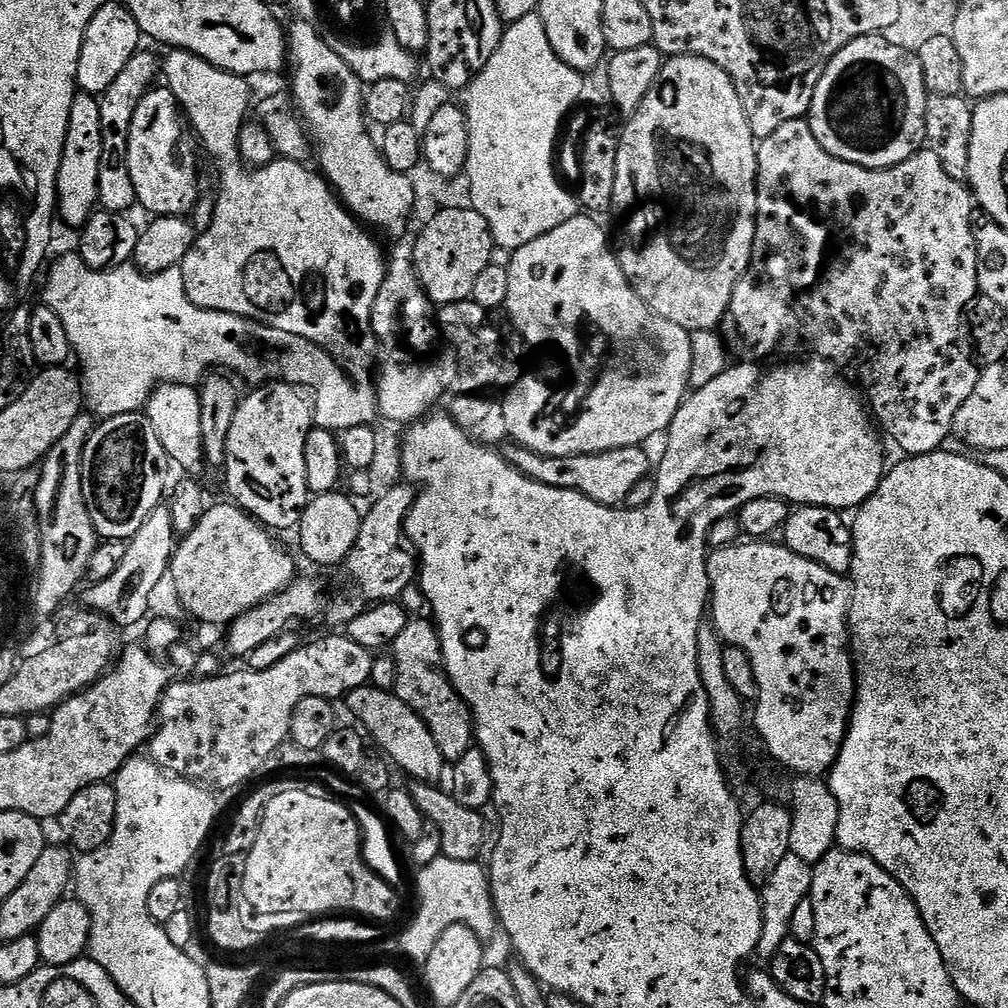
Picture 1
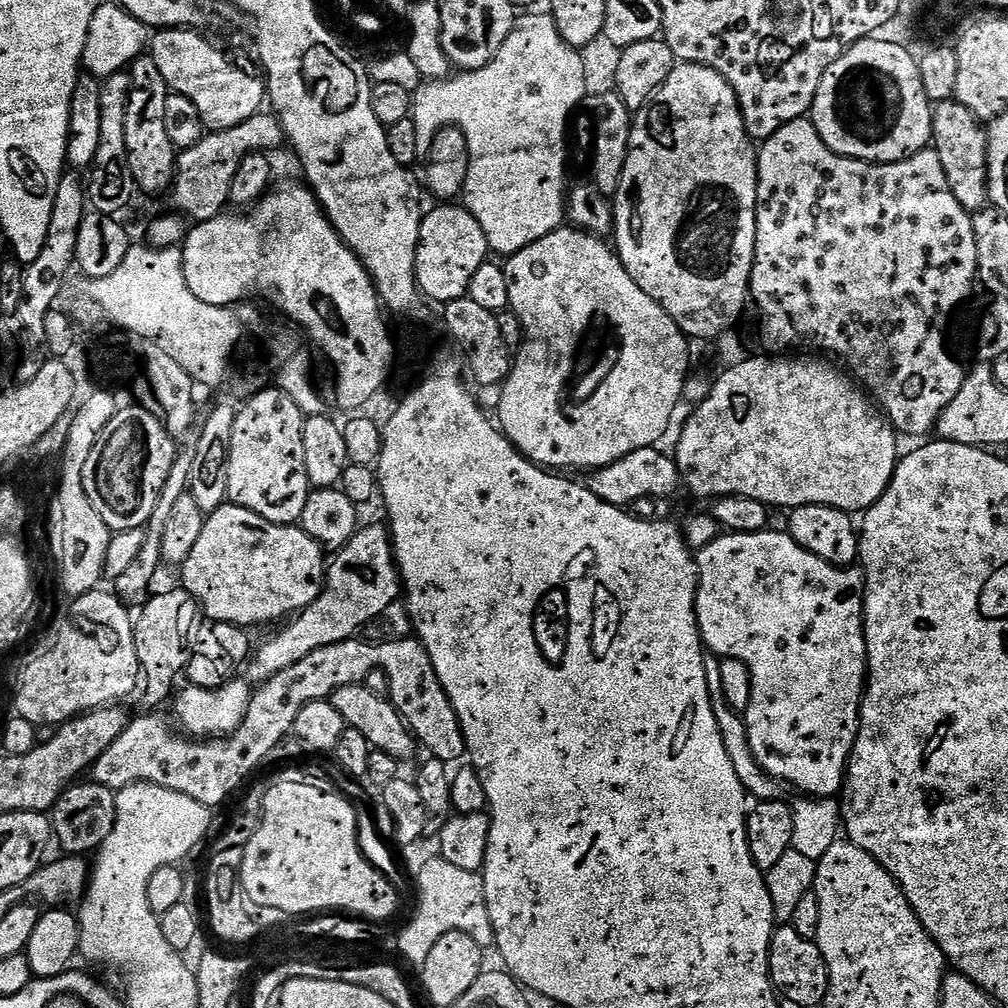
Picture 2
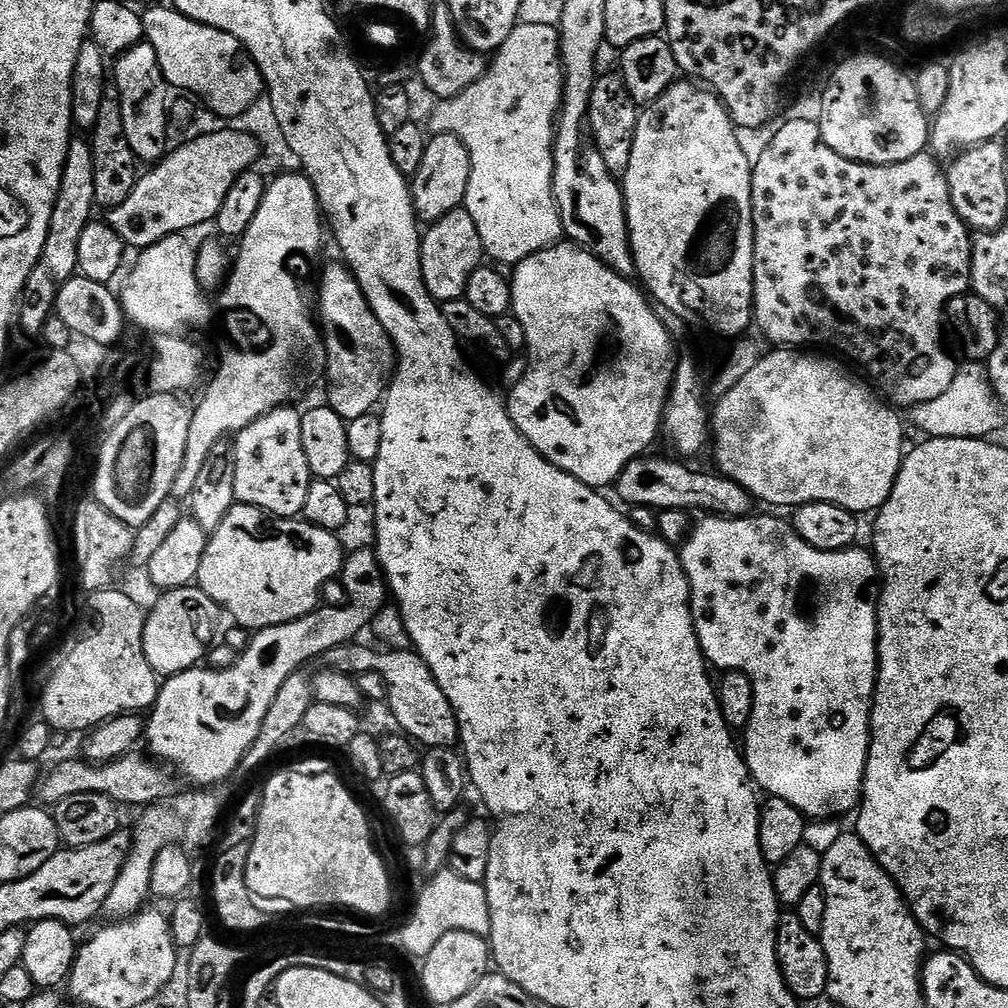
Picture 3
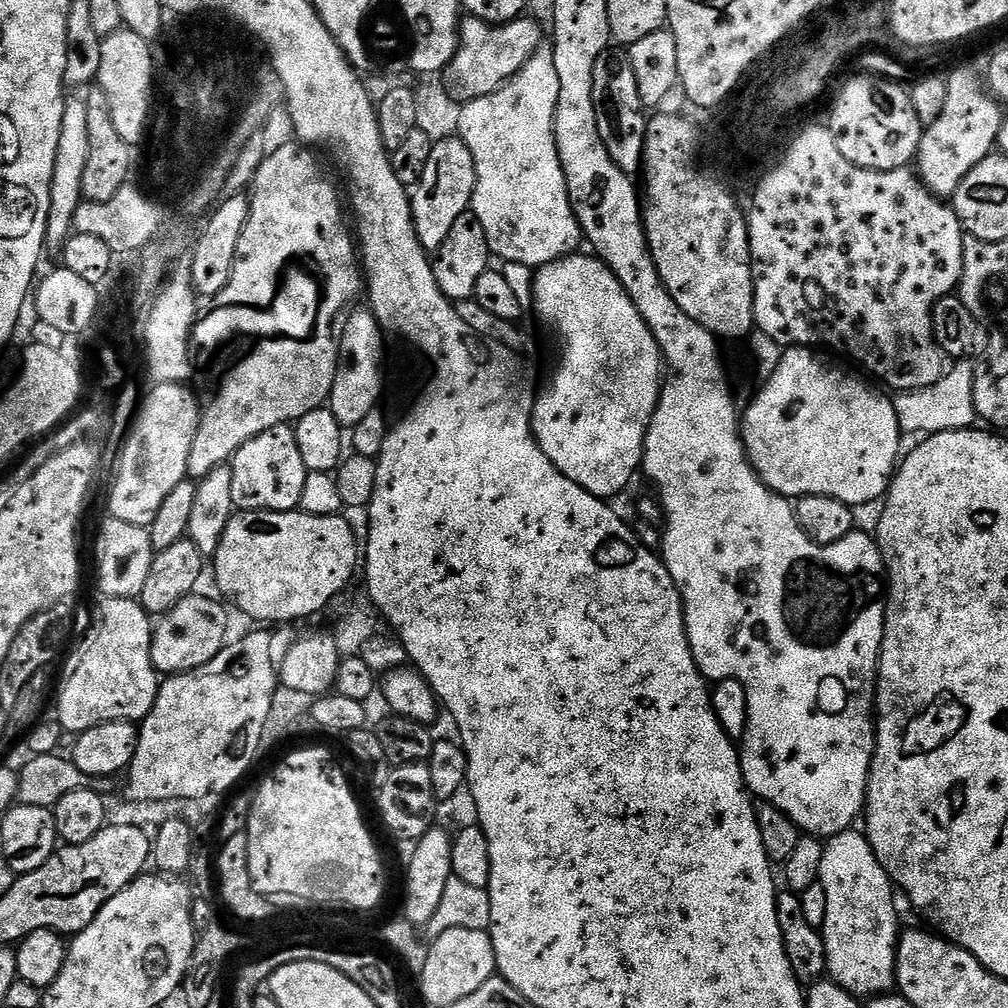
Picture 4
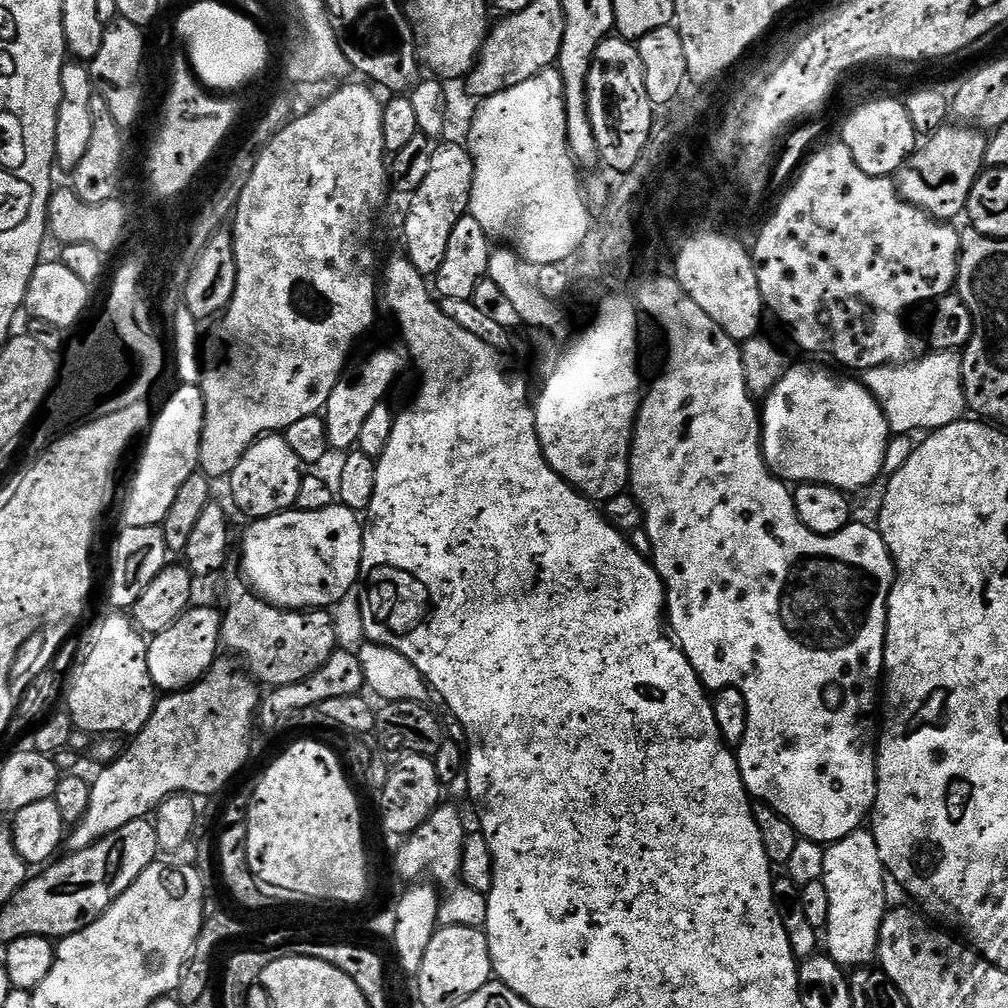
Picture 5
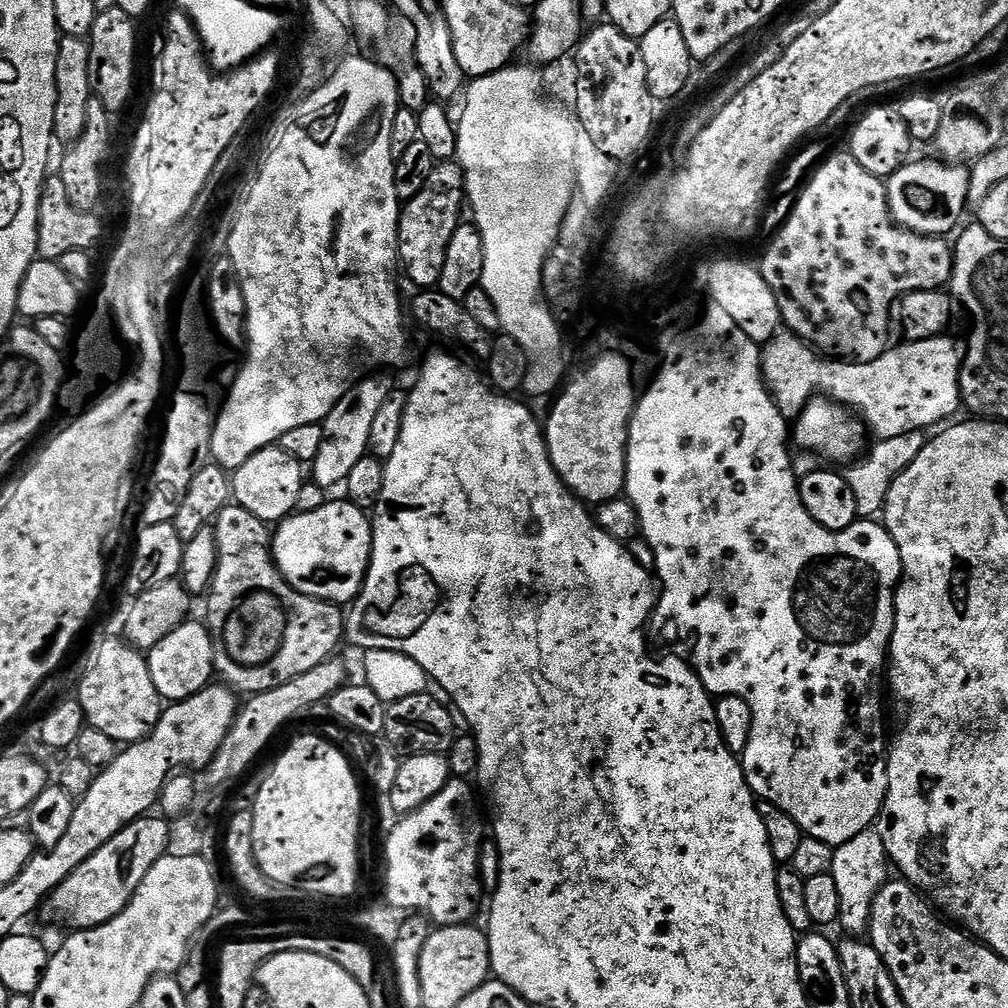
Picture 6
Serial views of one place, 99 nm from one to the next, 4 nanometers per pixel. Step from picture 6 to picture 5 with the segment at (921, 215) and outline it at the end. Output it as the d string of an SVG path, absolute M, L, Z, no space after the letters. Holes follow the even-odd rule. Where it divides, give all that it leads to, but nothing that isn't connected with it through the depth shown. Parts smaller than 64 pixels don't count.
M942 127L927 137L894 177L894 183L906 202L945 222L965 215L970 190L986 168L984 159L989 142L989 137L979 128L952 127Z

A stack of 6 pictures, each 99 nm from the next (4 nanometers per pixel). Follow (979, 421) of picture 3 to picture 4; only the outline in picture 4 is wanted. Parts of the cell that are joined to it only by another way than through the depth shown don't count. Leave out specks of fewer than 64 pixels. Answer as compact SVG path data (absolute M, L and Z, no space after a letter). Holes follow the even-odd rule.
M971 359L955 361L945 371L940 380L925 388L916 388L913 392L901 392L895 397L896 413L901 433L949 432L959 428L971 428L978 417L974 406L974 372Z

